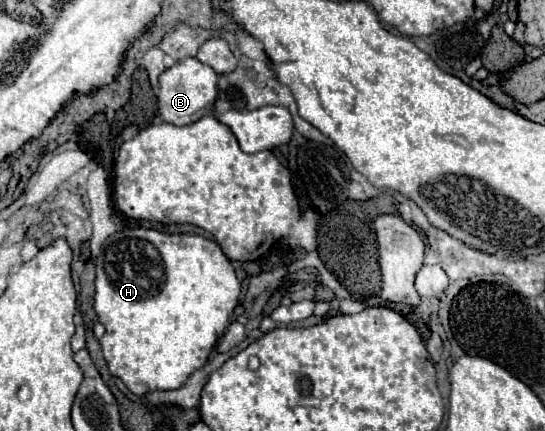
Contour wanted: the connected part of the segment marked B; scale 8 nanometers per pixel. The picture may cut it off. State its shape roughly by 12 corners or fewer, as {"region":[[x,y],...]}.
{"region":[[193,56],[159,76],[163,122],[211,112],[217,72]]}

